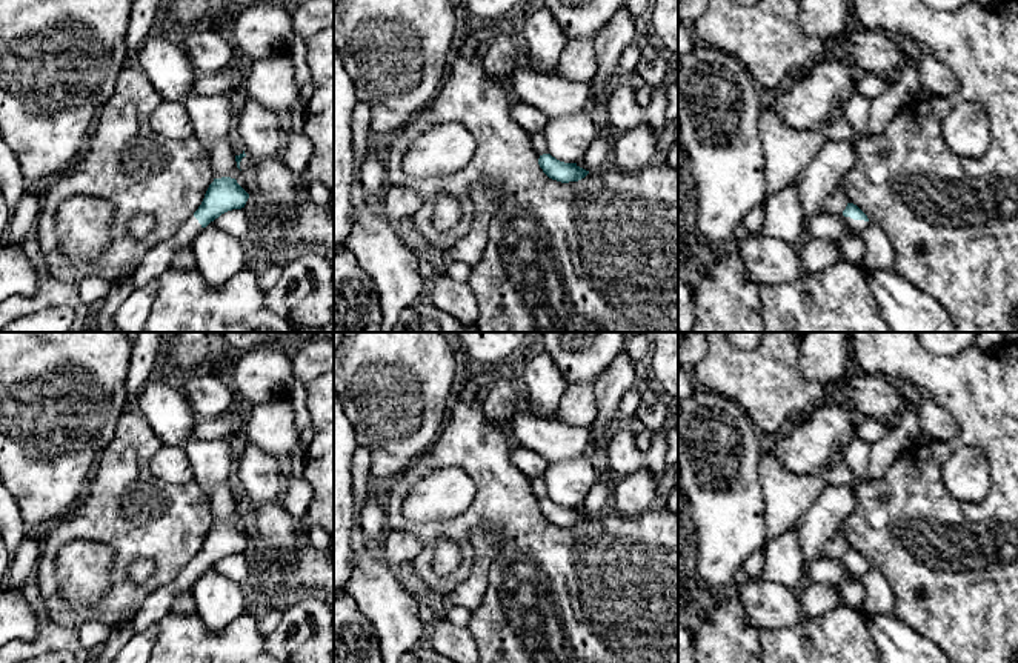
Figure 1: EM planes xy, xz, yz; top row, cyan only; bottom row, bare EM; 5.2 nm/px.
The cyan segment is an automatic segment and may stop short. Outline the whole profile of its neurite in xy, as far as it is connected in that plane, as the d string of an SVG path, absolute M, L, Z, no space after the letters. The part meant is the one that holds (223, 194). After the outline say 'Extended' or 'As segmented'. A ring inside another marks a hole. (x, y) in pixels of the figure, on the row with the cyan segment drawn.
M214 178L198 209L178 228L169 238L149 249L143 262L132 274L134 288L145 286L158 278L171 268L172 257L178 248L188 246L195 240L203 228L218 218L221 214L245 208L249 194L235 178Z. Extended

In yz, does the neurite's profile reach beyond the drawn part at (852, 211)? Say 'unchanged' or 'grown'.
grown

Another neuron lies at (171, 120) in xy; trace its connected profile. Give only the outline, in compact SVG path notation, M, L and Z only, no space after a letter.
M163 100L151 114L151 126L155 132L172 140L195 137L194 125L185 103Z

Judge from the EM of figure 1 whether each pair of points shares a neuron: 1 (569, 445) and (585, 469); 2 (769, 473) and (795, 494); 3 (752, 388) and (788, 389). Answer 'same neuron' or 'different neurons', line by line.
1: different neurons
2: same neuron
3: same neuron

